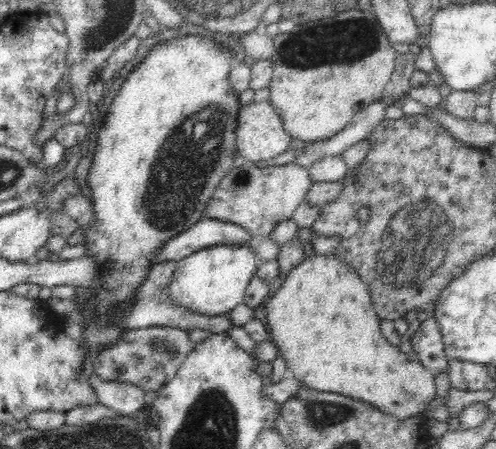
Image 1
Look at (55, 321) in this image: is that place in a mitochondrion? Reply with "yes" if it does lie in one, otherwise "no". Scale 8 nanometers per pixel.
no

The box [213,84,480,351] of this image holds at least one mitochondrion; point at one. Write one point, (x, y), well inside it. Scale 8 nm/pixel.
(414, 242)

